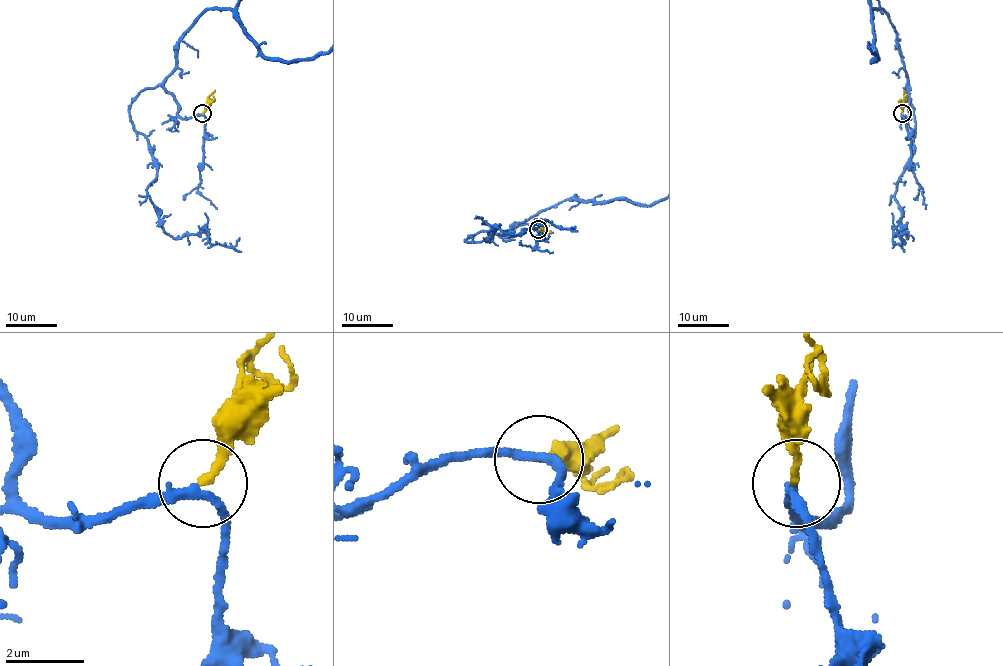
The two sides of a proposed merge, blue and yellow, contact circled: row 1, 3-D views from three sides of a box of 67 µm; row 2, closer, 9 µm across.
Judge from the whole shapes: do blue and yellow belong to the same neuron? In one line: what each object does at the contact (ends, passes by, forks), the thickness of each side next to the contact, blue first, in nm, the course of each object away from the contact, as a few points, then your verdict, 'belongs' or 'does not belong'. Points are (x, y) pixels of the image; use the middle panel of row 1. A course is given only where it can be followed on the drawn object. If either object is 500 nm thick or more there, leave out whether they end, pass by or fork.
blue passes by; yellow ends there; 200 nm thick on the blue side, 200 nm on the other; yellow runs (538, 229), (551, 230); belongs

